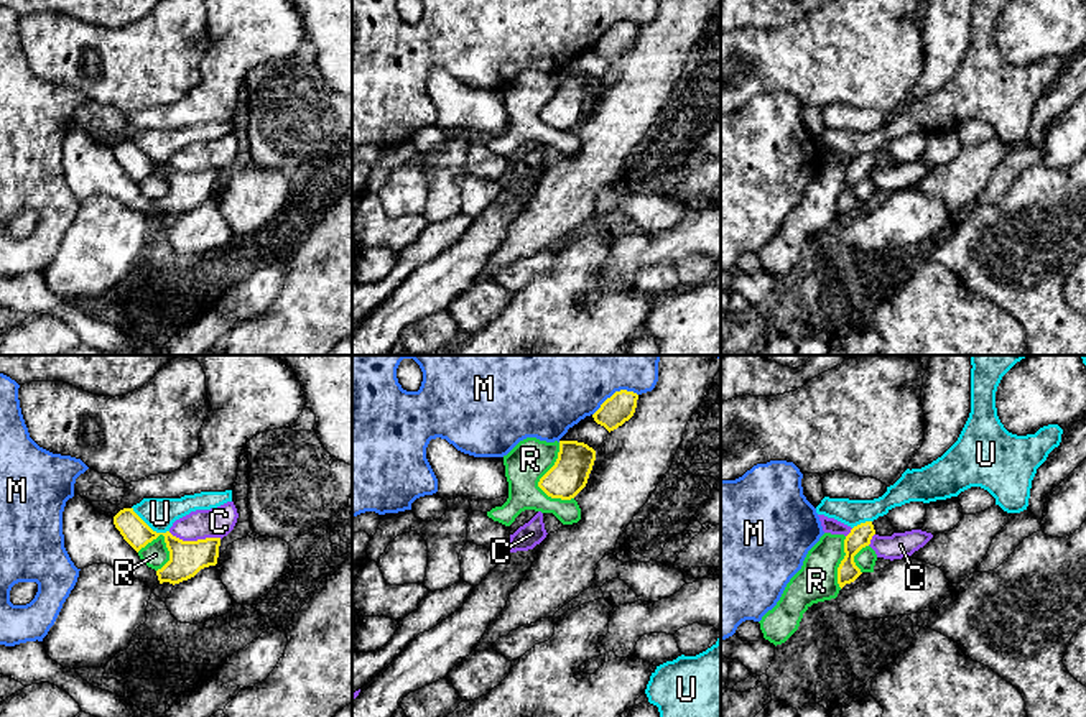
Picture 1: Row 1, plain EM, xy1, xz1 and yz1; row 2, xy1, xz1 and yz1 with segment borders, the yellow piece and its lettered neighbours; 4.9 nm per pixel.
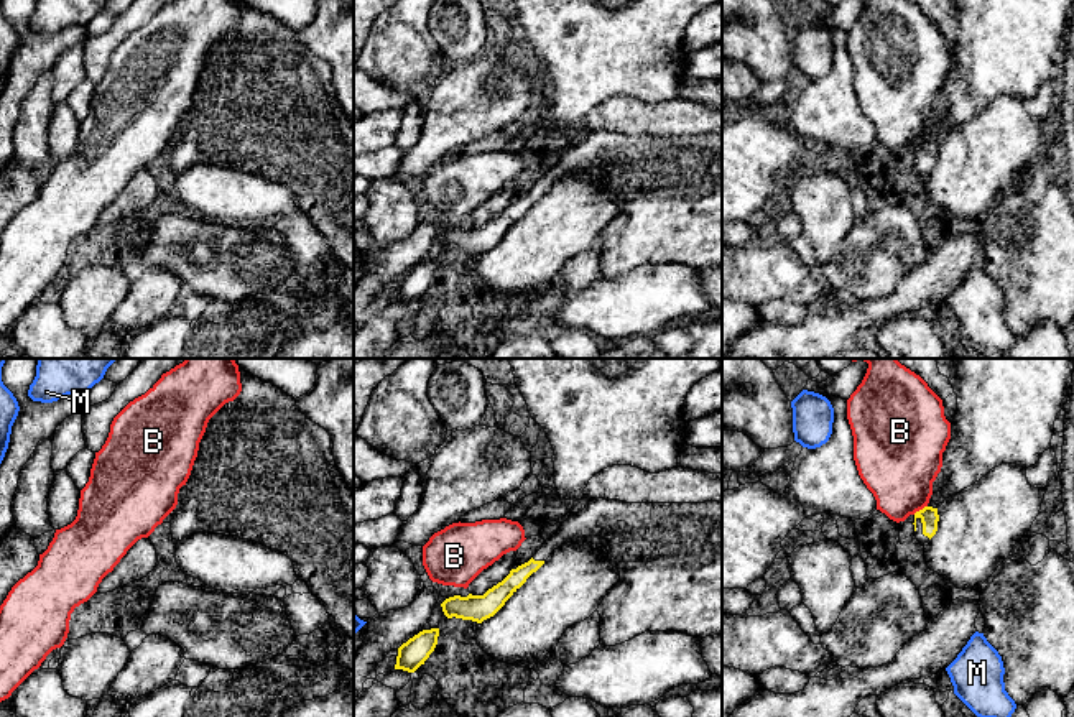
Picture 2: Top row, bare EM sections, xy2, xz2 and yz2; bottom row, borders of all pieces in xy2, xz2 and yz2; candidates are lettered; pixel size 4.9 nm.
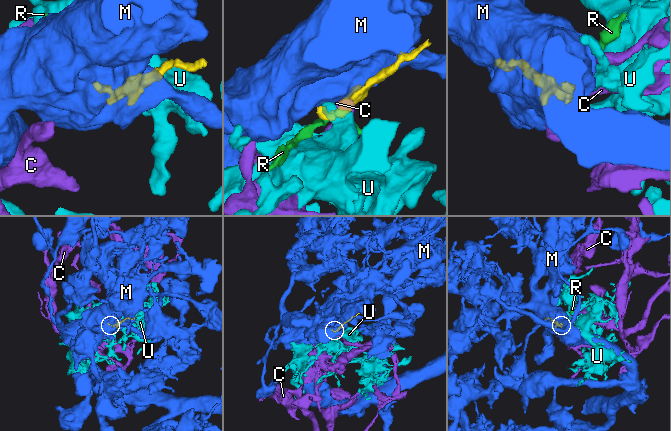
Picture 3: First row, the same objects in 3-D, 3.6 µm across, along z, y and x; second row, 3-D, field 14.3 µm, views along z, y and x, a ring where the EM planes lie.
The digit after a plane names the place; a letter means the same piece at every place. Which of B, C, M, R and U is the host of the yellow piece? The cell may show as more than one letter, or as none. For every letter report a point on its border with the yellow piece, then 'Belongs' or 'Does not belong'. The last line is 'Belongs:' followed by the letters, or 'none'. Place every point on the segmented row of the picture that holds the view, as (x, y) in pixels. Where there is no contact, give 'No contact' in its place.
B: Touches yellow at yz2 (920, 510). Does not belong
C: Touches yellow at xy1 (194, 541). Does not belong
M: Touches yellow at xz1 (616, 392). Does not belong
R: Touches yellow at xz1 (540, 481). Does not belong
U: Touches yellow at xy1 (148, 527). Does not belong
Belongs: none

